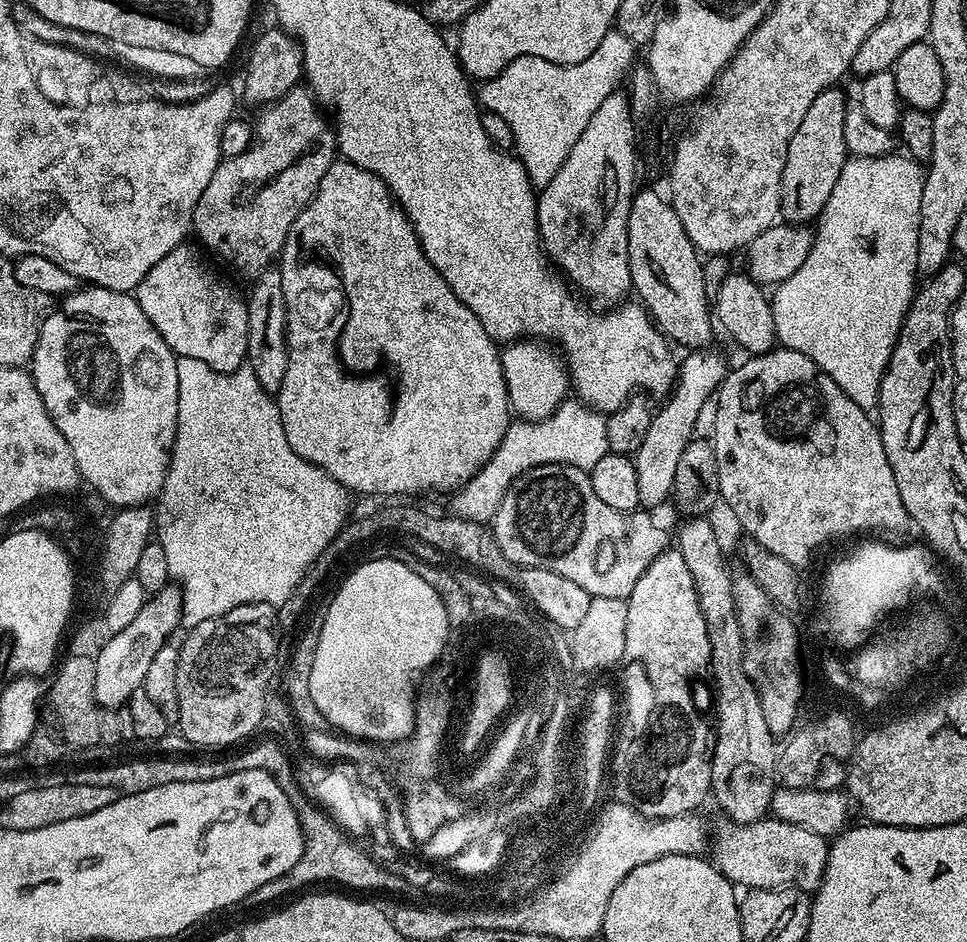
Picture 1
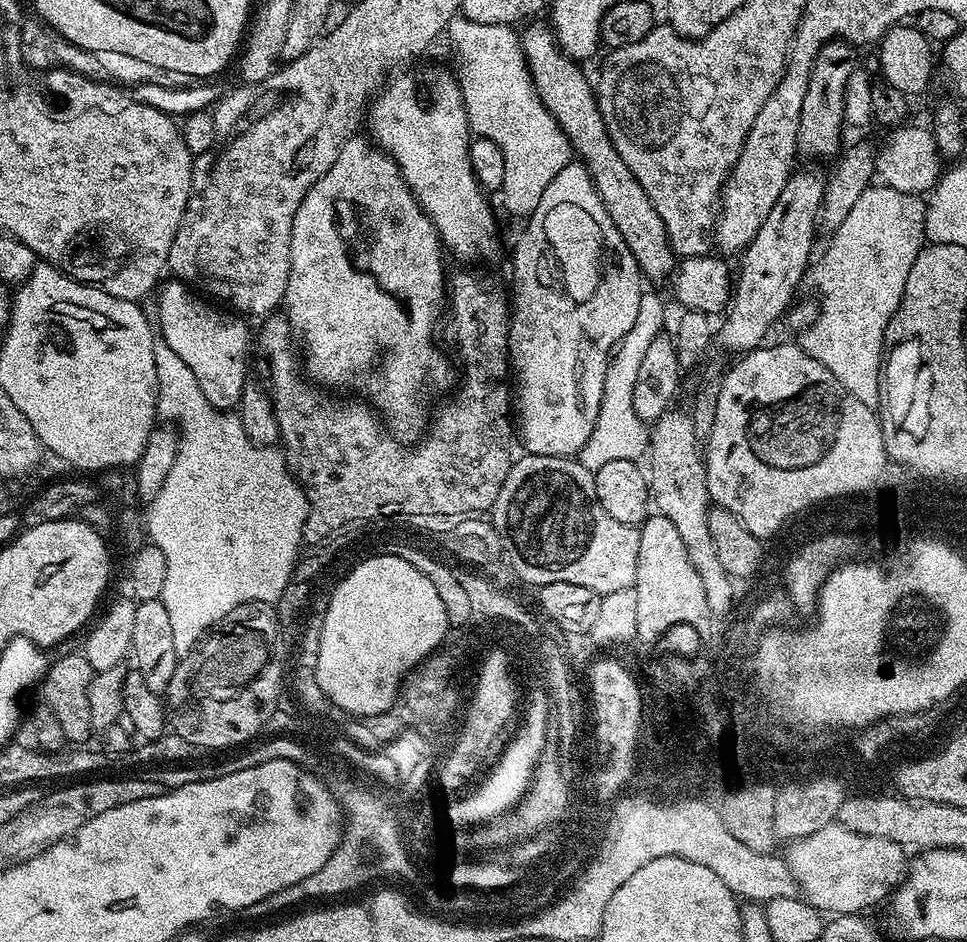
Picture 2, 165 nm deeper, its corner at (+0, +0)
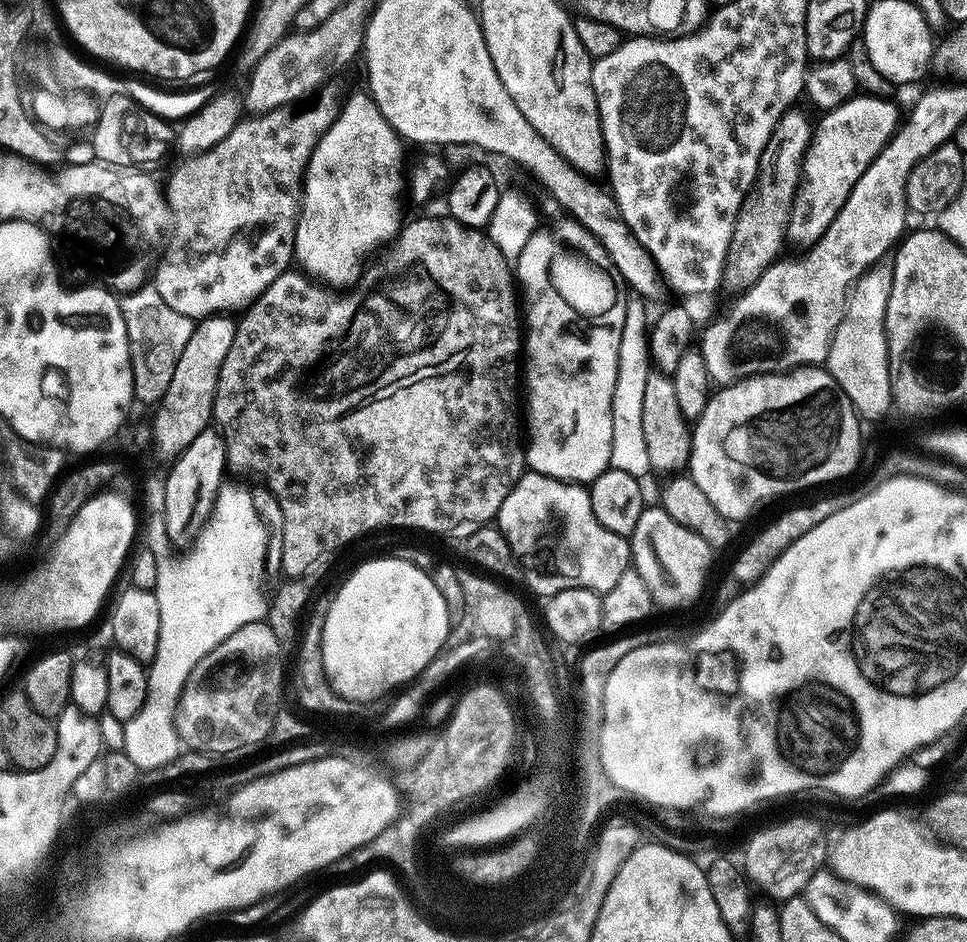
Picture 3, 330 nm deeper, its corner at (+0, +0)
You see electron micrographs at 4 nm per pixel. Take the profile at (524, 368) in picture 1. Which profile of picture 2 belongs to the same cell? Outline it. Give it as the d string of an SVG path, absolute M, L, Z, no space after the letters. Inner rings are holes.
M570 162L562 170L558 170L554 182L550 182L550 186L546 186L546 191L542 193L538 206L532 211L531 216L527 217L525 224L528 225L525 226L524 233L521 234L520 241L516 244L516 253L512 256L512 292L510 288L510 323L508 326L508 358L515 380L514 404L518 409L518 436L519 439L520 436L524 439L523 451L525 453L534 456L572 458L583 448L594 430L594 422L598 418L598 410L604 393L608 357L638 318L642 273L639 266L636 265L634 254L630 254L622 234L618 234L618 226L614 226L592 181L592 176L588 173L588 167L582 162Z

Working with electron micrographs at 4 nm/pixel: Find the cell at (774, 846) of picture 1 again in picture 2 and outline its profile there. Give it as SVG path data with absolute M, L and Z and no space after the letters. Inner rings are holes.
M838 822L822 826L822 830L814 830L814 834L803 836L787 845L786 861L788 869L794 874L796 887L813 908L824 914L860 914L864 908L872 908L889 899L900 887L906 875L906 849L902 844L892 840L883 840L877 836L858 834L854 830L846 830Z

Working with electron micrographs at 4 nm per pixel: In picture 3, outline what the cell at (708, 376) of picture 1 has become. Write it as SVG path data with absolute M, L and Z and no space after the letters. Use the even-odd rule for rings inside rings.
M857 94L842 106L827 109L821 115L824 117L818 122L815 121L812 140L804 152L804 160L800 166L800 178L796 183L792 205L788 210L788 221L784 223L784 238L789 245L792 243L796 248L807 250L820 241L822 234L826 234L830 222L834 222L834 218L842 210L846 198L850 198L858 178L866 174L866 170L872 165L876 155L884 149L885 144L897 129L896 108L891 104L892 102L888 98Z

